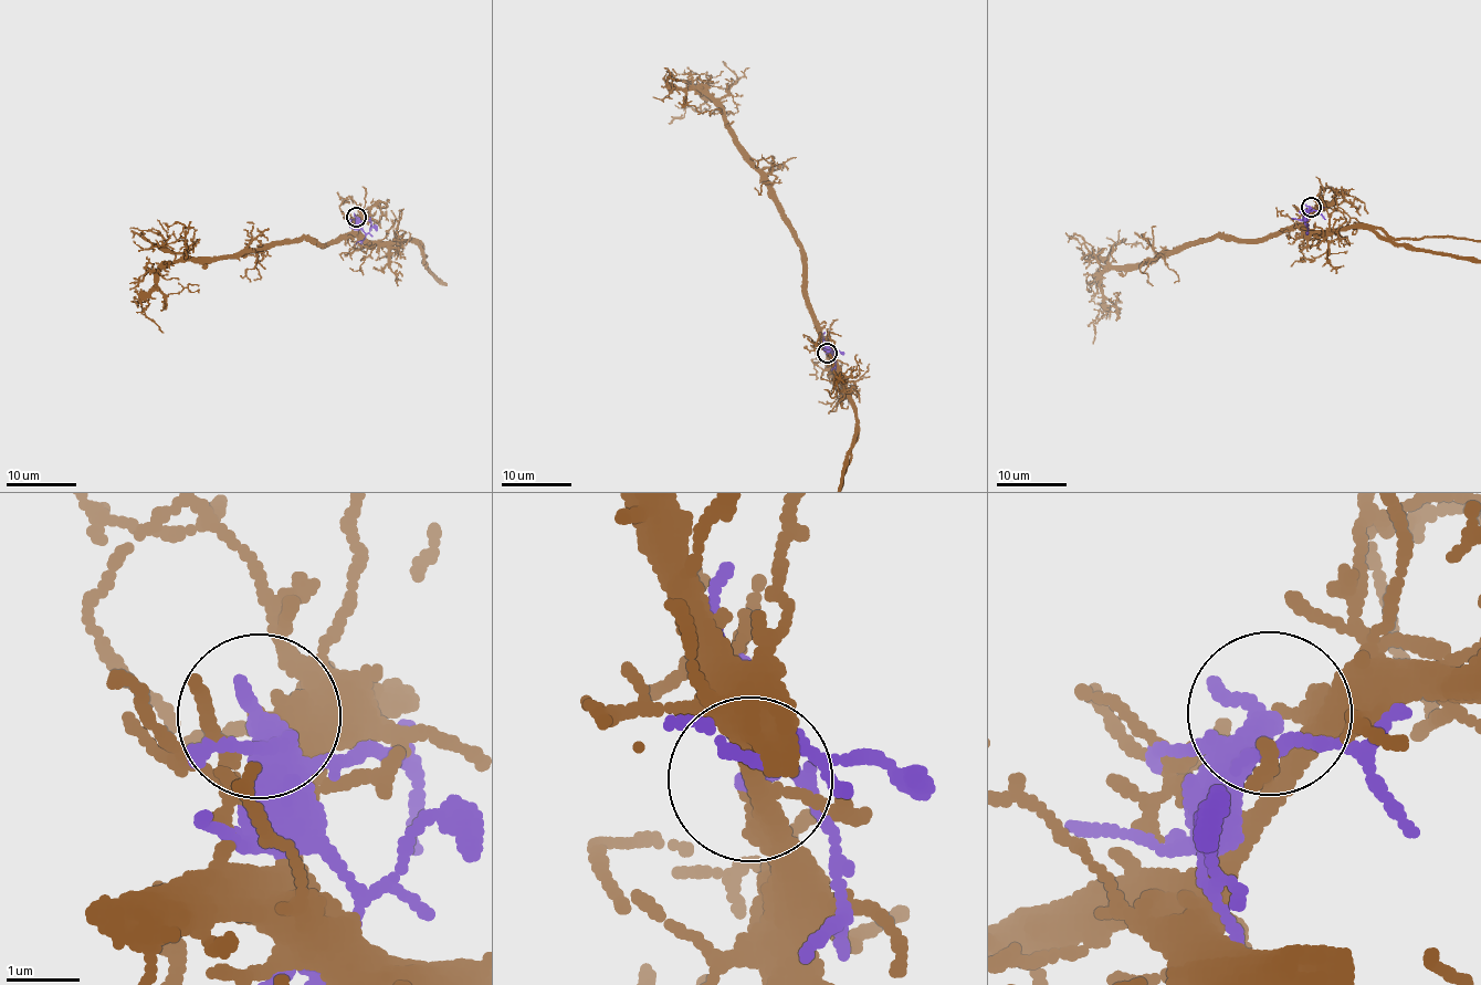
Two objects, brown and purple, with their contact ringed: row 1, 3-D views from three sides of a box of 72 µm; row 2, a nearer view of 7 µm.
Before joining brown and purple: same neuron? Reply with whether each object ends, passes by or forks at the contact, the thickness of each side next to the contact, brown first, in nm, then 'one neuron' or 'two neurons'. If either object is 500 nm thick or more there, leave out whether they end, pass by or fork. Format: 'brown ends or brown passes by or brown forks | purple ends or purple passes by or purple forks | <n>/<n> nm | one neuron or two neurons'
brown ends | purple passes by | 260/320 nm | two neurons

